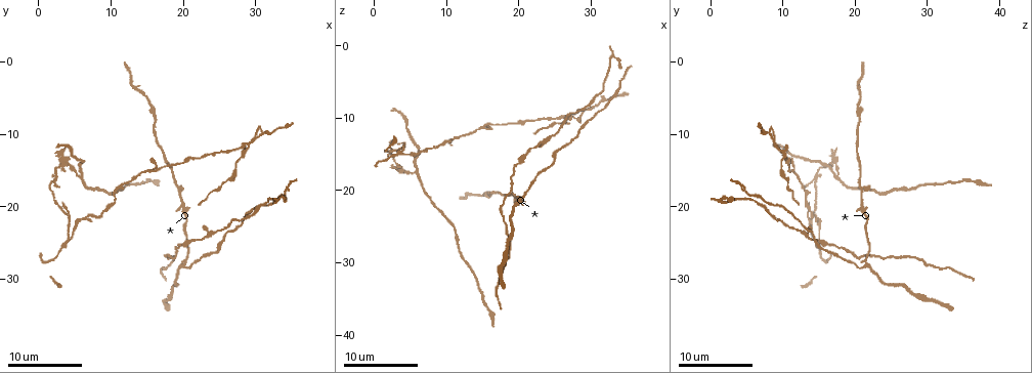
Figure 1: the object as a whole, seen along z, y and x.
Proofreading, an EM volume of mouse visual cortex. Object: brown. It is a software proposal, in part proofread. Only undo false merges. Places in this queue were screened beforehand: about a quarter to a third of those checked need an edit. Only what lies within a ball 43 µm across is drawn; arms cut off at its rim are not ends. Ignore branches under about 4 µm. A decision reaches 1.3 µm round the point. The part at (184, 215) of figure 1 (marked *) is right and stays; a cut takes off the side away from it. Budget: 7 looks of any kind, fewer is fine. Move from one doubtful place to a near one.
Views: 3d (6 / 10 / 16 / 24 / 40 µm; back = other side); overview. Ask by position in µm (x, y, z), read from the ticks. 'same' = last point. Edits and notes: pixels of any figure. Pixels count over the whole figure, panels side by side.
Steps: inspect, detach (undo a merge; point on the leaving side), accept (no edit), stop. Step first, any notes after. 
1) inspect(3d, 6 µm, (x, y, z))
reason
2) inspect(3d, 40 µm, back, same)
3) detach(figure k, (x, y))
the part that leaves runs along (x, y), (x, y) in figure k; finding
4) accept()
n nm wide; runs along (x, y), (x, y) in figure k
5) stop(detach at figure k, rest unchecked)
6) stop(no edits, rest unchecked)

inspect(3d, 6 µm, (20.5, 27.5, 21.5))
four arms meet

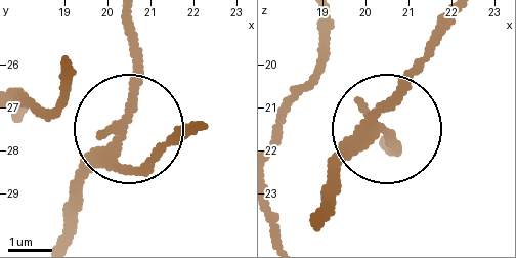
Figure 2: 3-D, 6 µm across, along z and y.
inspect(3d, 6 µm, back, same)

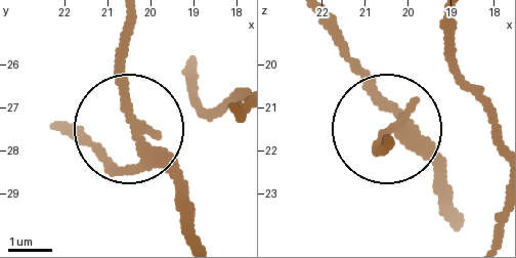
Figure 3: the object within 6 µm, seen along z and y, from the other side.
accept()
230 nm wide; runs along (387, 145), (377, 138), (395, 113), (358, 72) in figure 3; continuous, no second cell

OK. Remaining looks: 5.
inspect(3d, 10 µm, (24.0, 24.0, 13.0))
side arm on a straight run

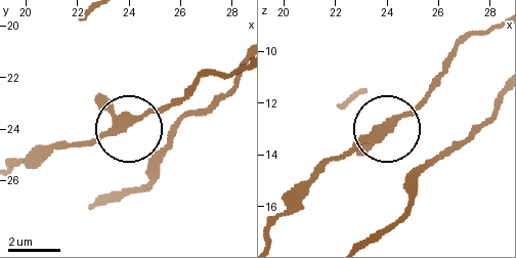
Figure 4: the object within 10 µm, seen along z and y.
inspect(3d, 6 µm, (23.7, 23.8, 13.2))
zoom in

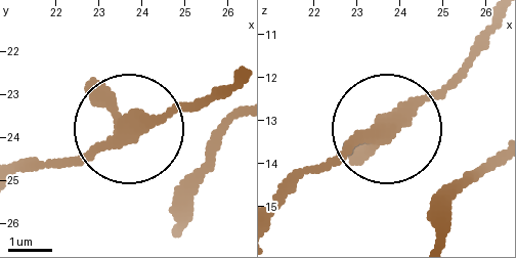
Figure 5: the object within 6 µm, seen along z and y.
accept()
330 nm wide; runs along (282, 194), (414, 117), (465, 66) in figure 5; continuous, no second cell

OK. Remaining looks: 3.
inspect(3d, 6 µm, (16.0, 8.0, 20.5))
sudden change in width

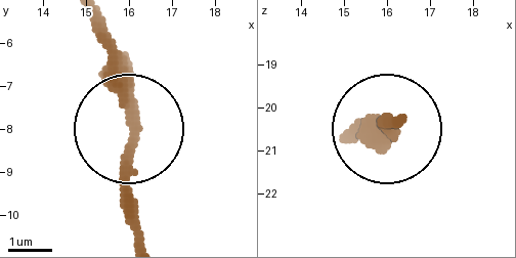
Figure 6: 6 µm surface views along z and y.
inspect(3d, 6 µm, back, (16.10, 7.90, 20.60))

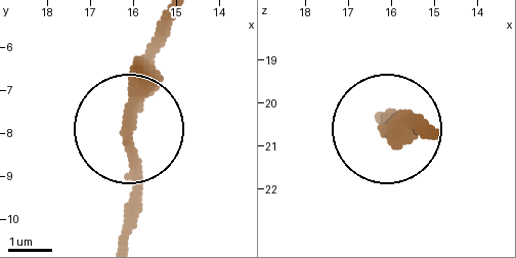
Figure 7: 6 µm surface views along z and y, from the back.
accept()
runs along (120, 241), (138, 174), (127, 86), (161, 24) in figure 7; all the same cell

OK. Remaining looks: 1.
inspect(3d, 16 µm, (29.0, 21.0, 8.5))
thick turns thin

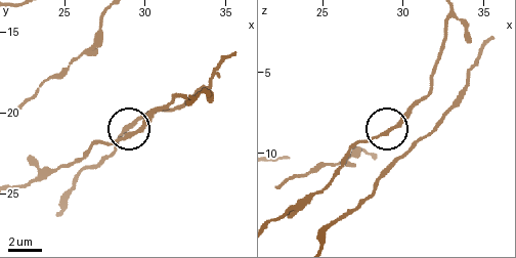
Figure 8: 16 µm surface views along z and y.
accept()
one cell here

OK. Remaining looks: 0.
stop(no edits, rest unchecked)

